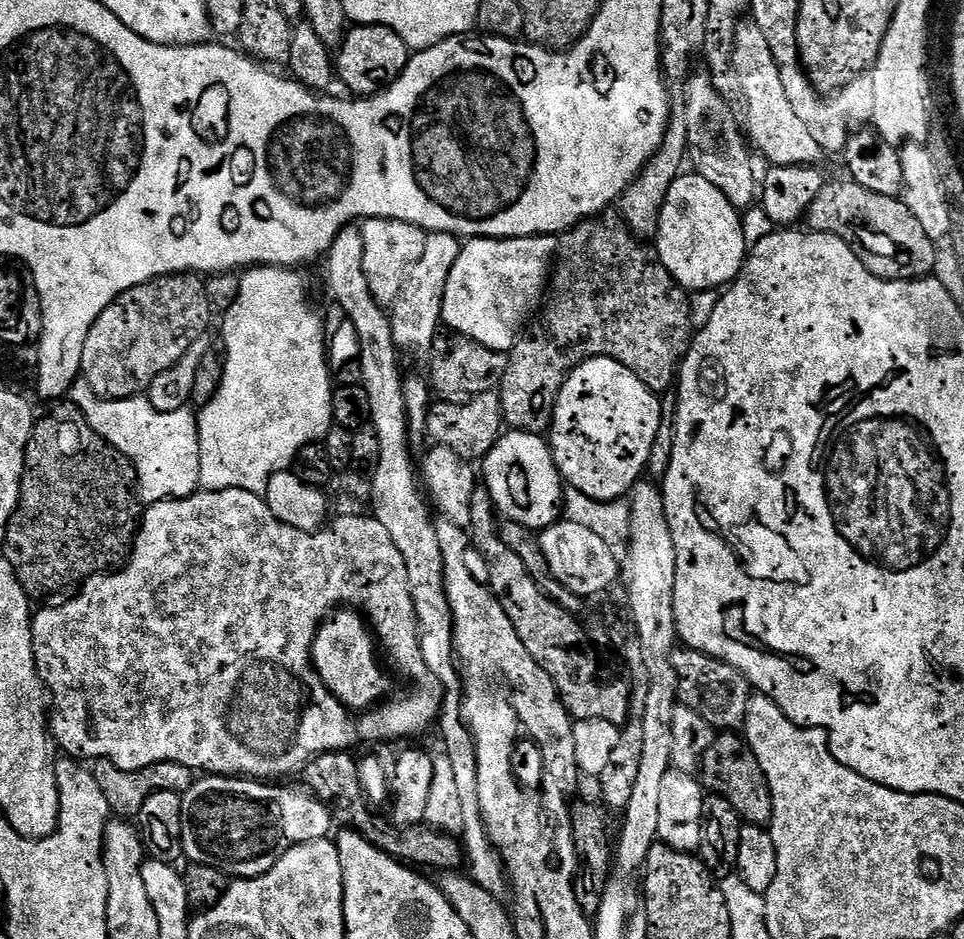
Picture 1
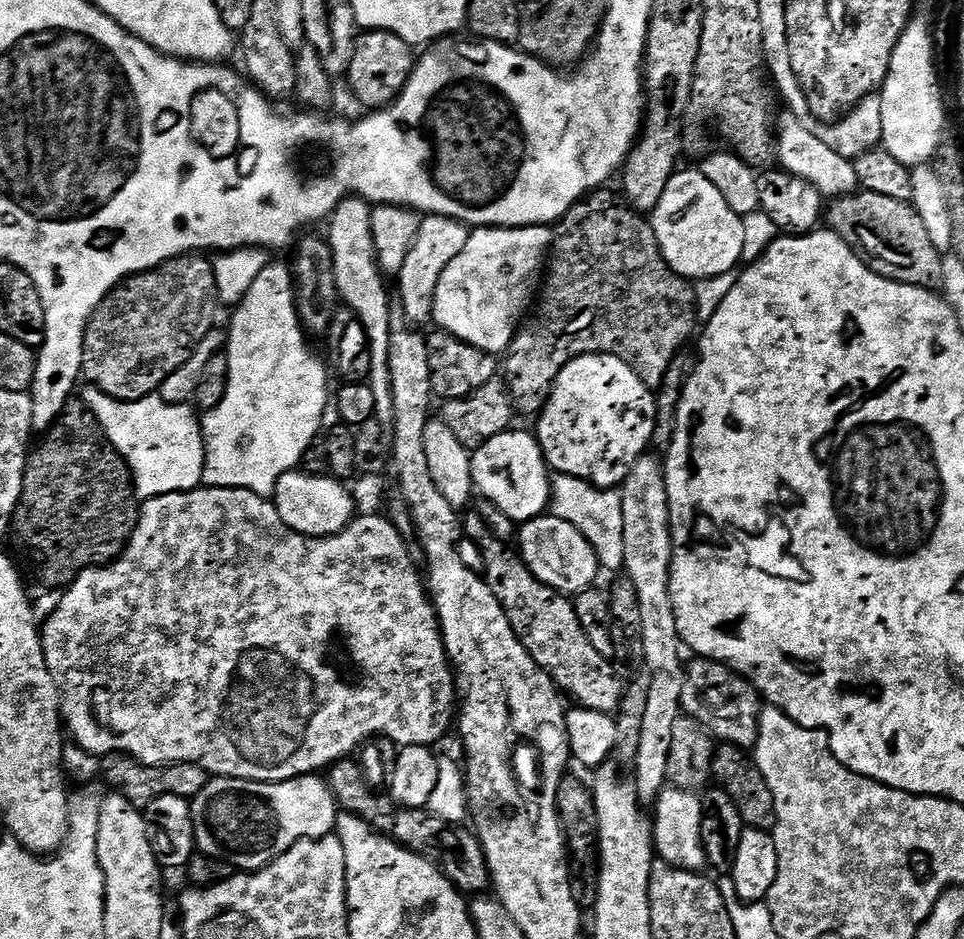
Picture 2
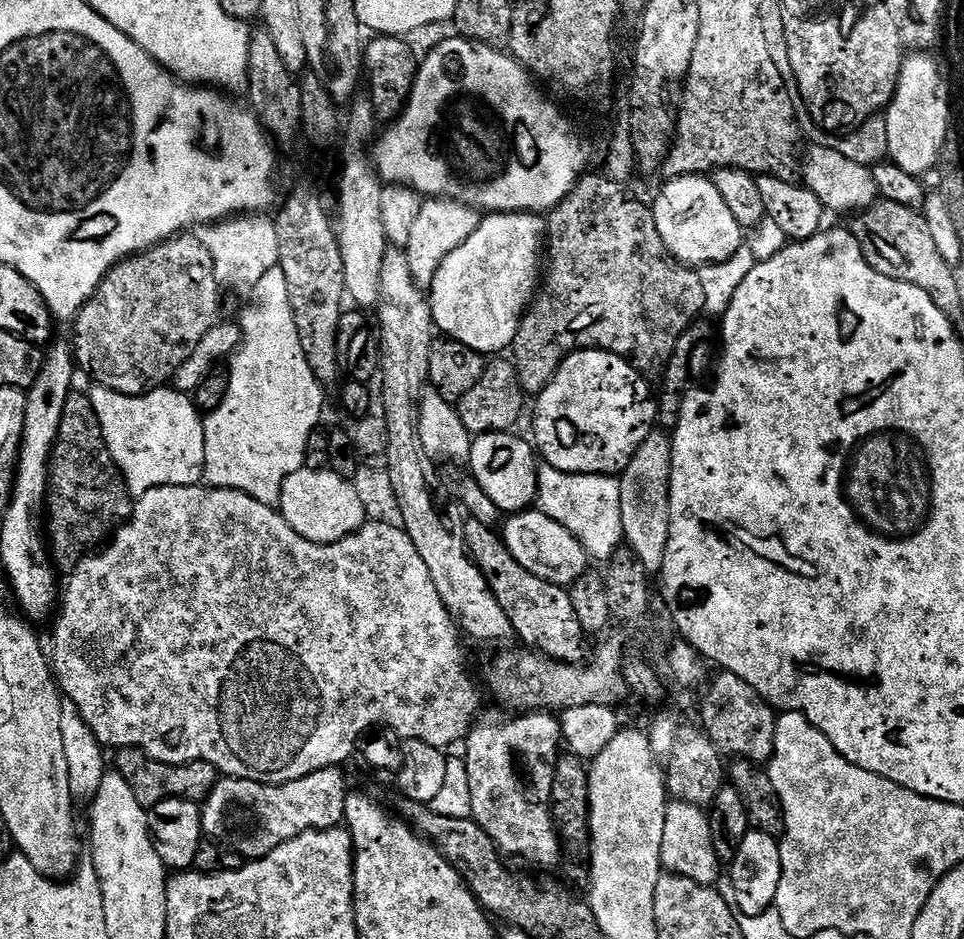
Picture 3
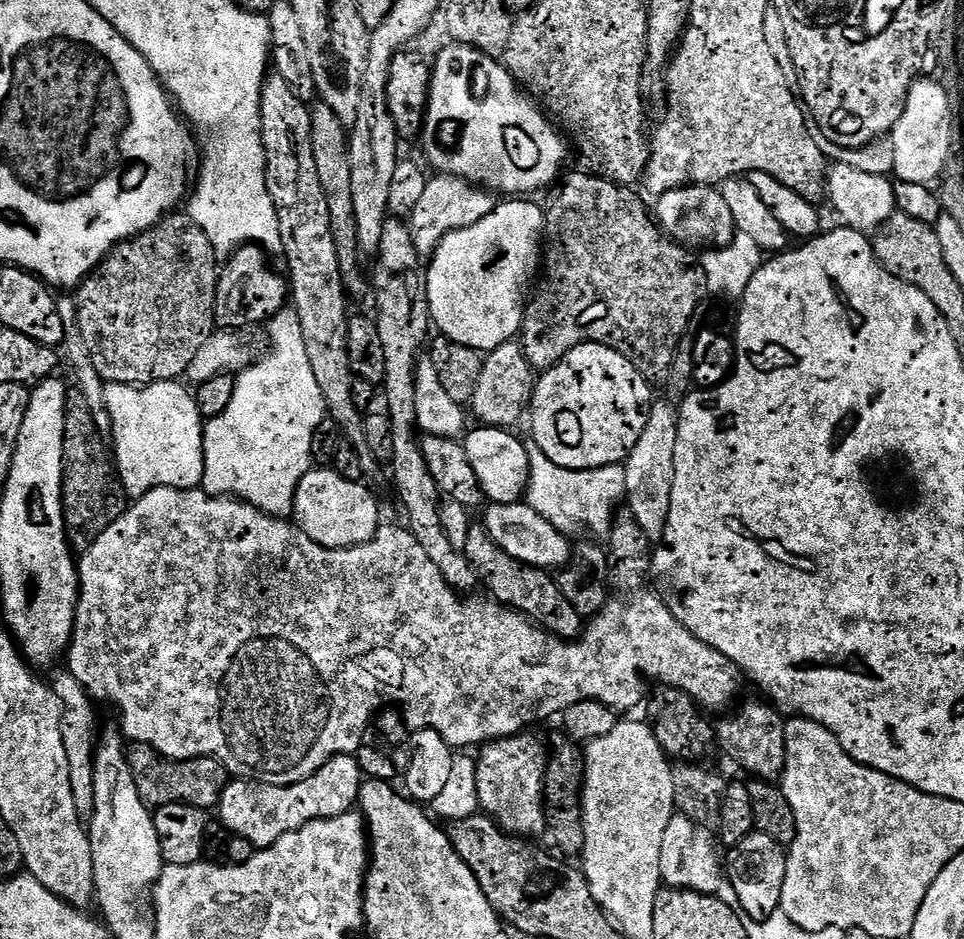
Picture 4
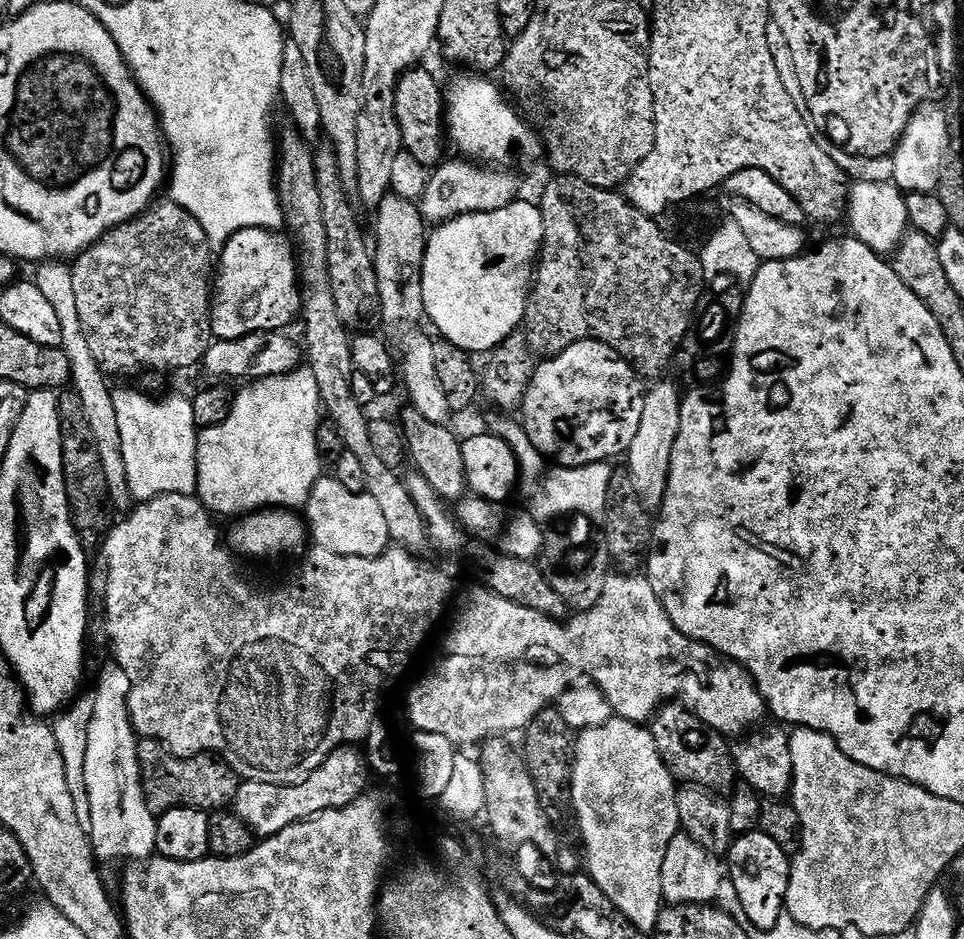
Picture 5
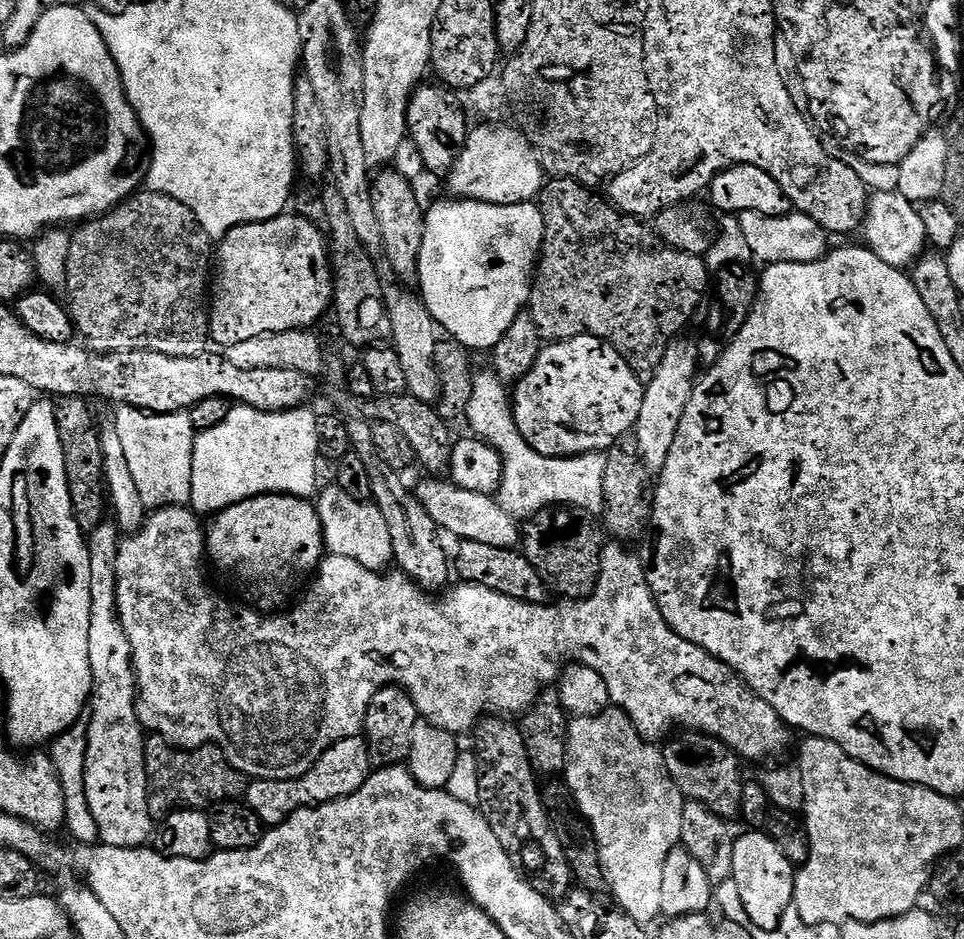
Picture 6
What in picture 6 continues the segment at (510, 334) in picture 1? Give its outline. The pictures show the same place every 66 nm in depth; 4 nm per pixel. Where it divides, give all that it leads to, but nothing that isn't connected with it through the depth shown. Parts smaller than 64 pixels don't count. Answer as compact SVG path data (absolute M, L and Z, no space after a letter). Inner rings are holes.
M444 198L441 204L436 204L431 209L427 209L424 217L424 237L422 238L422 254L420 255L418 273L418 295L423 300L425 306L430 310L430 314L436 319L437 325L444 328L449 337L458 344L463 344L469 350L475 348L485 348L491 350L496 347L496 343L510 330L514 318L518 318L525 311L530 300L530 274L535 273L540 258L540 249L544 247L544 219L539 207L535 203L527 204L487 204L481 200L457 200L455 198Z

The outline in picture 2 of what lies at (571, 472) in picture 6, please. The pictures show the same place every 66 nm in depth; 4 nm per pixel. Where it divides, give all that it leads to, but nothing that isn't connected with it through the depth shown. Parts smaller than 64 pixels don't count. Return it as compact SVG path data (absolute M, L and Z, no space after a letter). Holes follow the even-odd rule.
M556 474L551 477L551 481L551 515L562 518L562 522L570 522L570 526L574 526L574 530L578 530L578 534L582 534L582 538L586 538L586 542L590 542L590 546L594 546L600 559L601 569L605 573L616 571L619 573L623 569L624 555L626 554L626 546L622 546L622 498L619 491L615 488L596 488L589 480L573 476Z

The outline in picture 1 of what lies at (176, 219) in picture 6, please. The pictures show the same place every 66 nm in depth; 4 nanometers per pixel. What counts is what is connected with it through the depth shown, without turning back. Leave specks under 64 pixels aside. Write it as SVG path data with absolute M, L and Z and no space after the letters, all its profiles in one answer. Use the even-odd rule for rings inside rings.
M173 274L159 276L145 284L126 290L90 326L90 334L86 334L86 346L82 350L82 379L94 390L94 394L110 400L130 400L147 393L150 382L162 374L162 370L170 370L194 346L194 342L205 339L204 331L212 320L214 309L212 299L208 296L207 283L196 274Z

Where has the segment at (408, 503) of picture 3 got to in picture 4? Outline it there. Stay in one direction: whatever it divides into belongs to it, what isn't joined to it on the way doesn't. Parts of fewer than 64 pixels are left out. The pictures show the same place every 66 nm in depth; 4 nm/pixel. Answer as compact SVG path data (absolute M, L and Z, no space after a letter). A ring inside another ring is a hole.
M390 218L384 224L382 242L380 243L380 249L374 253L374 260L376 260L376 273L373 276L371 273L370 284L374 292L376 288L374 319L378 326L378 335L382 337L382 351L386 353L386 378L382 385L382 400L384 396L384 404L388 407L386 415L394 434L394 458L390 462L390 468L392 468L392 480L396 483L396 492L400 495L398 504L403 515L405 517L408 515L407 527L414 534L414 538L418 538L422 550L426 550L426 554L430 554L430 558L433 560L434 566L438 566L442 578L446 578L449 586L455 588L457 592L468 594L471 593L468 591L474 586L477 587L478 584L476 572L466 558L466 542L470 531L470 525L468 525L470 512L469 509L458 506L458 502L446 498L442 494L442 490L438 490L438 482L434 482L430 466L426 466L426 458L420 449L421 437L418 435L416 426L416 411L414 410L416 362L421 359L423 352L420 351L423 348L425 351L430 340L430 335L428 336L428 328L430 329L428 278L425 261L418 254L416 247L413 246L412 231L409 230L407 223L403 219Z

